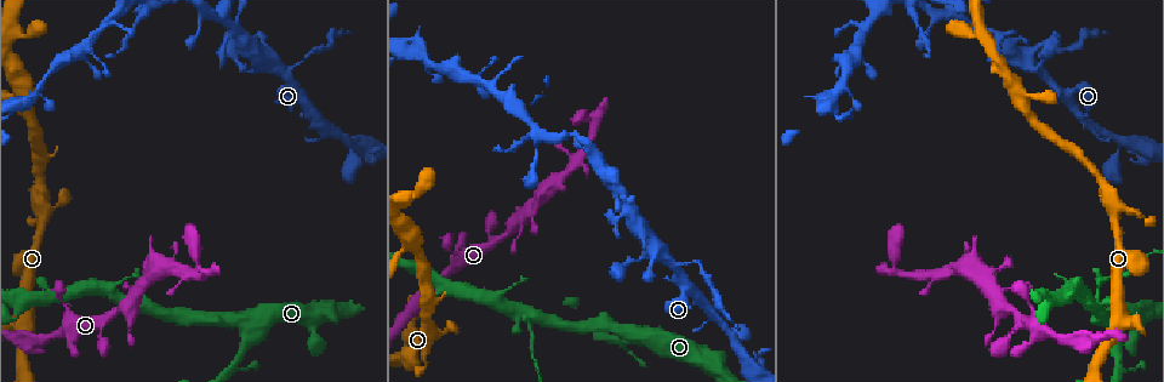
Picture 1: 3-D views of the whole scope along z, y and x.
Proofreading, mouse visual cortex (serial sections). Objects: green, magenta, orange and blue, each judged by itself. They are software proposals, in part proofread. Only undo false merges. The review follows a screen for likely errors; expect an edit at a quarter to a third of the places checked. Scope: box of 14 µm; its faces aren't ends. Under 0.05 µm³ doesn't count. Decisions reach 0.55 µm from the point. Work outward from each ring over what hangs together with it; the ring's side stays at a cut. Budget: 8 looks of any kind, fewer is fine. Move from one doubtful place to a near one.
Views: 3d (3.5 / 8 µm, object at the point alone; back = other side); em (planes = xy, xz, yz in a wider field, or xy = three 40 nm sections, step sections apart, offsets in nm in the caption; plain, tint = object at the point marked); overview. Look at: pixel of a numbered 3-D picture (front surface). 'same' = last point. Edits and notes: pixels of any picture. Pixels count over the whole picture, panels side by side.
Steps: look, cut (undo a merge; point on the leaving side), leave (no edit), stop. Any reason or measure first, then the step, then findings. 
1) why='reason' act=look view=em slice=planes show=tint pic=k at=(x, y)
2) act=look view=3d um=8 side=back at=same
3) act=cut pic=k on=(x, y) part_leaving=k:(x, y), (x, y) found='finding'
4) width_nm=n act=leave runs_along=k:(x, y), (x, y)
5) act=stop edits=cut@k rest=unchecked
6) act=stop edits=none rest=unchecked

why='abrupt turn' act=look view=3d um=3.5 pic=1 at=(145, 297)

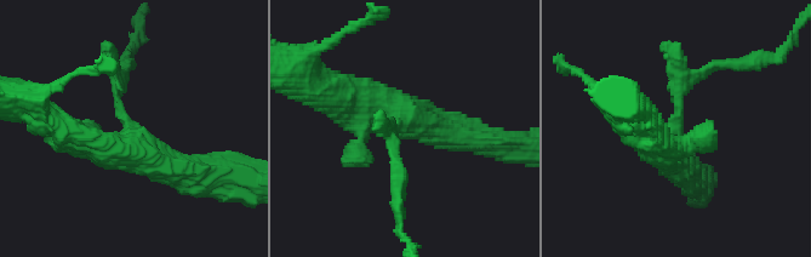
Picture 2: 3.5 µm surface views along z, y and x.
arms=4 arm_widths_nm=150,250,350,400 why='need the tissue' act=look view=em slice=xy step=1 show=tint pic=2 at=(674, 132)

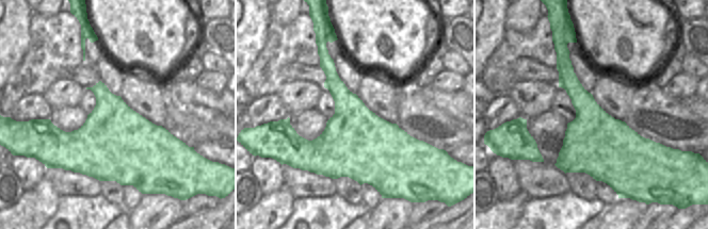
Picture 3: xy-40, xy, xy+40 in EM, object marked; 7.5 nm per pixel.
act=cut pic=2 on=(392, 137) border=3:(336, 71), (328, 90) found='a second cell is stuck on'

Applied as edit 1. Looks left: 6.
act=look view=overview

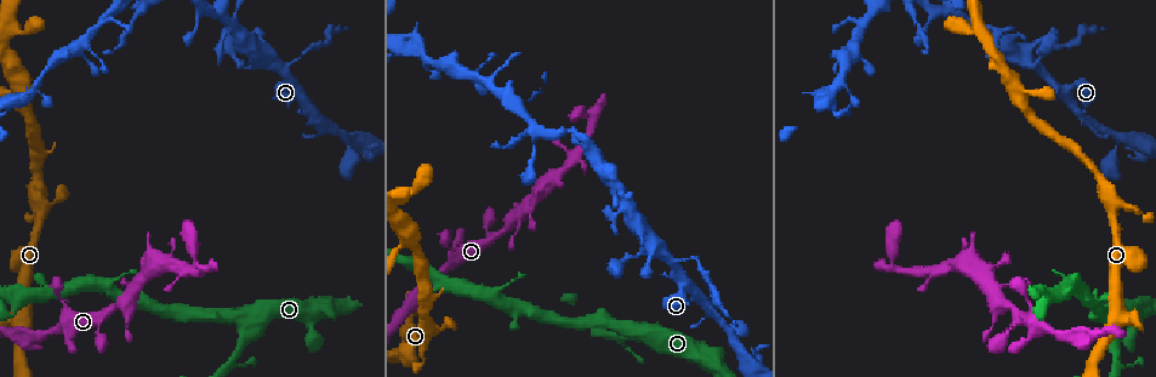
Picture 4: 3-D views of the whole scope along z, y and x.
act=look view=3d um=3.5 pic=4 at=(301, 56)

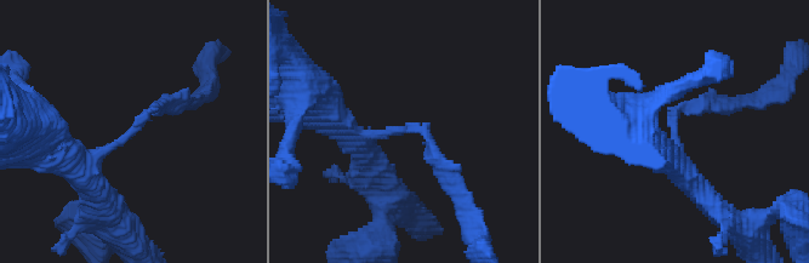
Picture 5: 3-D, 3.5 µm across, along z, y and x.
arm_widths_nm=200,300 act=look view=em slice=xy step=1 show=tint pic=5 at=(133, 130)

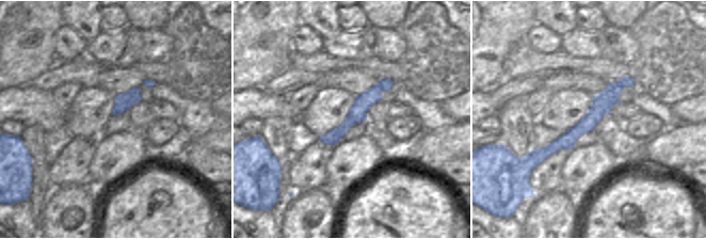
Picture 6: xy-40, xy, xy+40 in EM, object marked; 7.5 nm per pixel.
act=look view=em slice=planes show=tint at=same

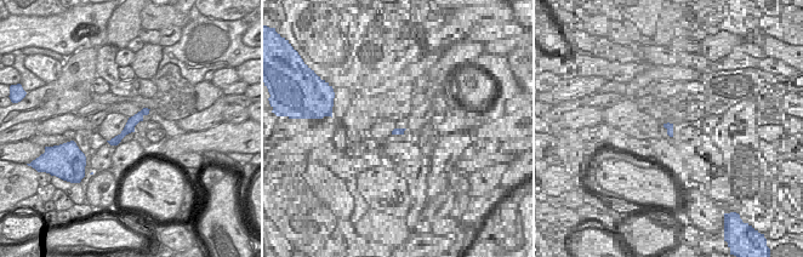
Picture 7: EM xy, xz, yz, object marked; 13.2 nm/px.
width_nm=140 act=cut pic=5 on=(426, 127) part_leaving=5:(397, 131), (426, 133), (456, 199) found='a second cell is stuck on'

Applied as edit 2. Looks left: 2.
why='sharp bend' act=look view=3d um=3.5 pic=4 at=(1002, 307)

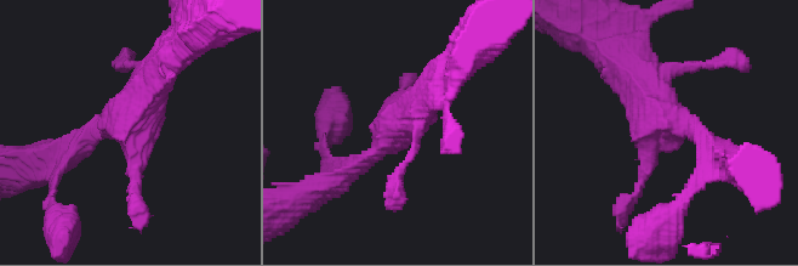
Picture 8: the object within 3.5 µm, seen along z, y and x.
act=look view=em slice=xy step=3 show=tint pic=8 at=(387, 135)

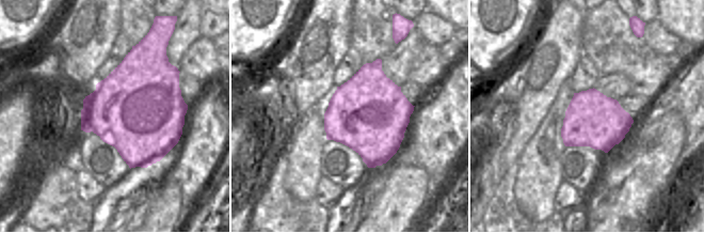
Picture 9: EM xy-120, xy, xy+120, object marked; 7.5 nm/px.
act=leave runs_along=8:(713, 152), (620, 58) found='one cell here'

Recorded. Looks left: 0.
act=stop edits=cut@2,cut@5 rest=unchecked

